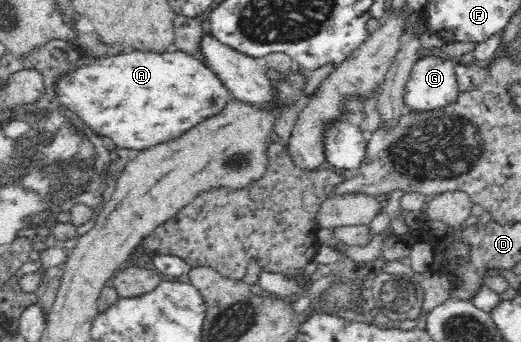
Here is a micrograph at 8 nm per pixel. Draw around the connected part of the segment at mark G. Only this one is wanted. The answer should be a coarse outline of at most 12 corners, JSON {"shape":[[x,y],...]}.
{"shape":[[420,58],[404,87],[420,111],[459,94],[456,60]]}

